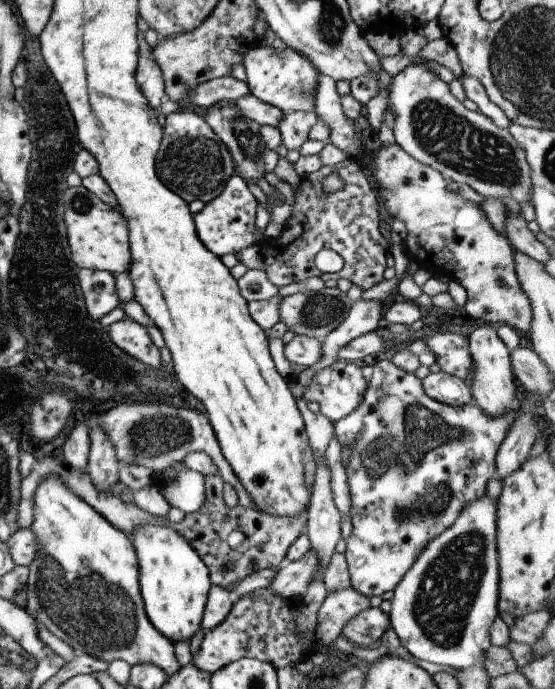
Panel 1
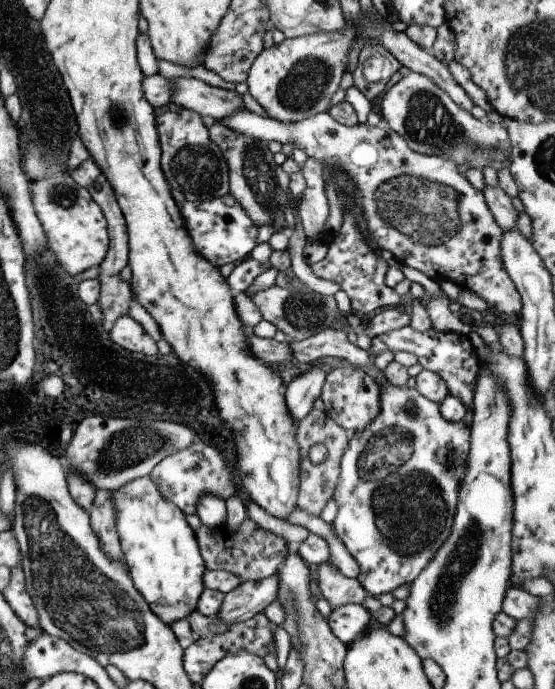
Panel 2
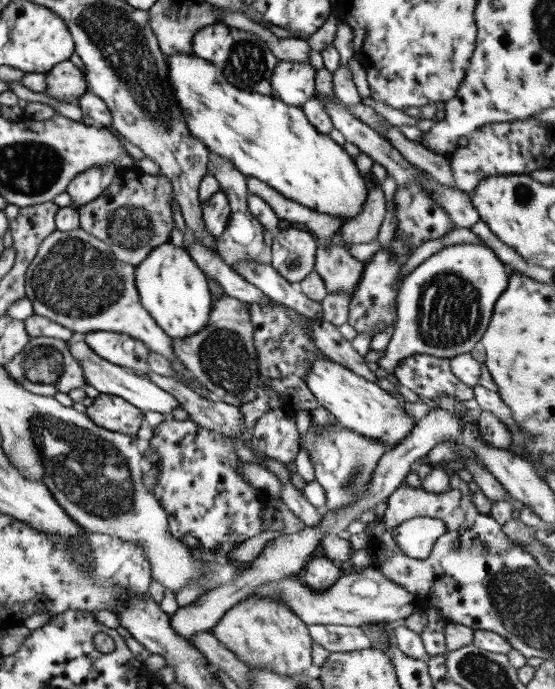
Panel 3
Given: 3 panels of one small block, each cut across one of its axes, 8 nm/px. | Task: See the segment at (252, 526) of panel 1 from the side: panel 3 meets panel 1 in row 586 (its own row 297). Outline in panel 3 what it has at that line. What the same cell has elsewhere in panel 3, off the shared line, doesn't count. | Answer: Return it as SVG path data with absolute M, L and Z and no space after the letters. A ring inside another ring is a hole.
M221 294L212 300L212 309L206 326L188 338L172 338L171 345L177 359L189 372L214 393L218 401L240 408L252 402L261 384L257 347L254 346L254 325L250 322L250 304Z

